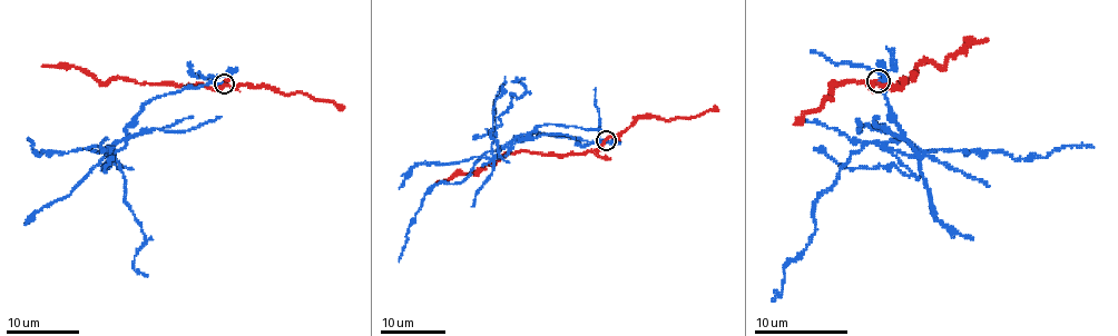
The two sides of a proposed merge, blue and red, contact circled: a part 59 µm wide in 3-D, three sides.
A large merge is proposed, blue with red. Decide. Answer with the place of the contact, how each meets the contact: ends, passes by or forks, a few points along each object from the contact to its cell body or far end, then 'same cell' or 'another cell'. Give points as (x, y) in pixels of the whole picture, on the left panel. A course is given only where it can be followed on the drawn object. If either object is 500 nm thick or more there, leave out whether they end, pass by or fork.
place (224, 84); blue ends; red passes by; course blue (224, 84), (150, 99), (106, 151), (111, 147), (147, 239), (134, 268), (147, 276); course red (224, 84), (215, 89), (199, 85), (135, 82), (110, 78), (100, 81), (76, 67), (41, 66); another cell

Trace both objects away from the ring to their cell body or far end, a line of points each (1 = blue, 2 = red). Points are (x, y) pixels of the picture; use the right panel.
1: (879, 80), (888, 77), (890, 118), (918, 148), (868, 141), (850, 156), (814, 201), (814, 234), (772, 300)
2: (879, 80), (892, 88), (908, 80), (928, 60), (944, 65), (970, 41), (988, 40)

